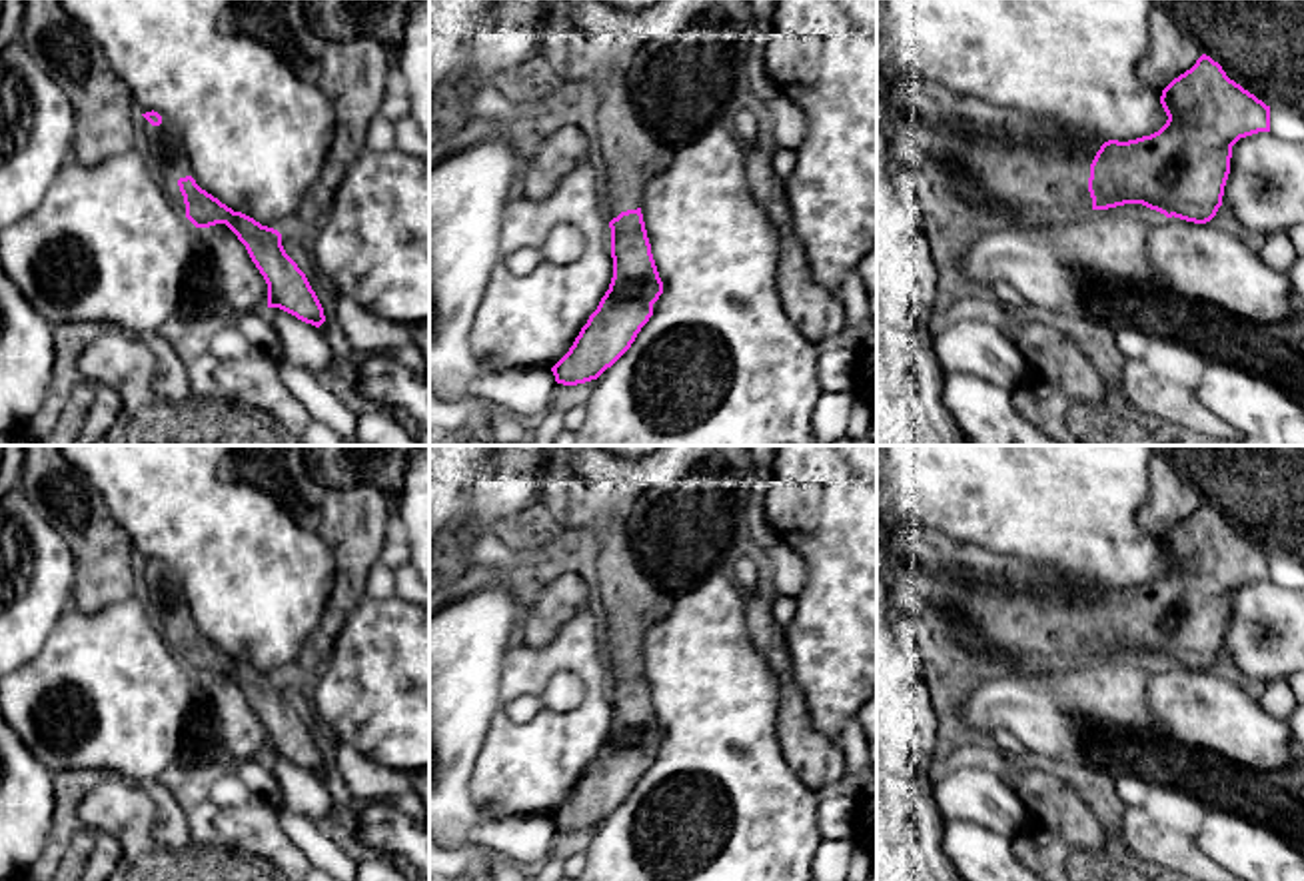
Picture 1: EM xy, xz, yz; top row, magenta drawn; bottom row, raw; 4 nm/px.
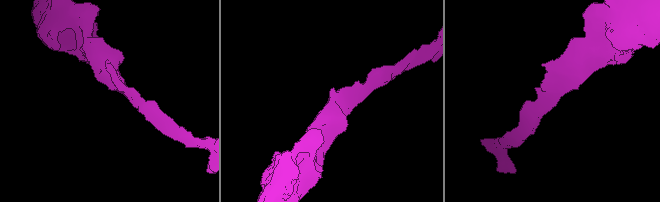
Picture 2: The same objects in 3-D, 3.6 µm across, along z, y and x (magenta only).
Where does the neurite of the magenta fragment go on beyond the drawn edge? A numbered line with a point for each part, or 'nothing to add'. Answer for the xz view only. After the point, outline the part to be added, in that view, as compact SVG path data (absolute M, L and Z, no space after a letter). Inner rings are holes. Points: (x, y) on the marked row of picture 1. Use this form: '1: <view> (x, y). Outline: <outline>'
1: xz (628, 152). Outline: M607 44L609 66L601 74L593 118L593 156L601 166L607 220L643 204L647 182L673 164L665 148L639 120L627 90L627 62Z

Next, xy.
1: xy (162, 142). Outline: M140 116L140 138L146 144L146 152L164 194L170 198L172 206L186 216L186 204L178 180L192 176L192 168L180 142L180 130L166 116L162 116L160 126L152 126Z

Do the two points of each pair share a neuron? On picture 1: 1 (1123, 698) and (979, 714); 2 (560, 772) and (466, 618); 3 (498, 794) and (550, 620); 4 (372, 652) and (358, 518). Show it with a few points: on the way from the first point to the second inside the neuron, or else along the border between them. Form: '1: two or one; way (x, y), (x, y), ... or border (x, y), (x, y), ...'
1: one; way (1087, 700), (1081, 704), (1015, 704)
2: two; border (518, 638), (504, 654), (500, 706), (490, 722)
3: two; border (574, 612), (546, 644), (526, 646), (520, 640)
4: two; border (366, 596), (338, 634)

